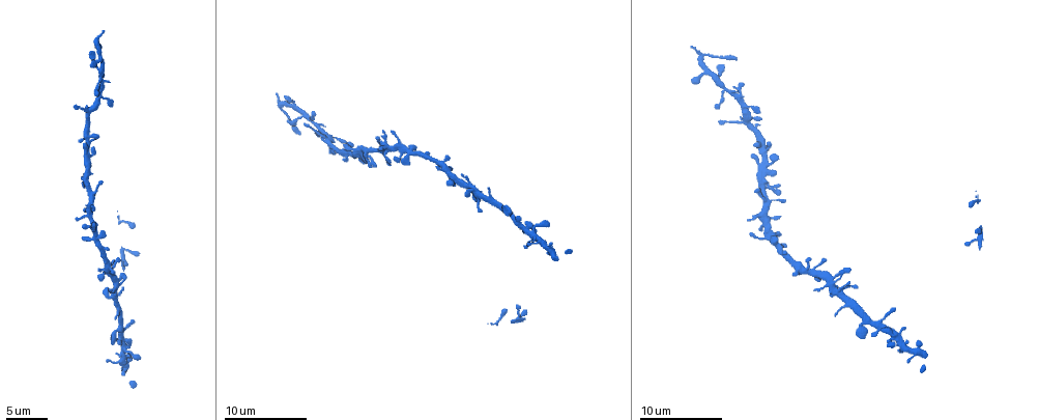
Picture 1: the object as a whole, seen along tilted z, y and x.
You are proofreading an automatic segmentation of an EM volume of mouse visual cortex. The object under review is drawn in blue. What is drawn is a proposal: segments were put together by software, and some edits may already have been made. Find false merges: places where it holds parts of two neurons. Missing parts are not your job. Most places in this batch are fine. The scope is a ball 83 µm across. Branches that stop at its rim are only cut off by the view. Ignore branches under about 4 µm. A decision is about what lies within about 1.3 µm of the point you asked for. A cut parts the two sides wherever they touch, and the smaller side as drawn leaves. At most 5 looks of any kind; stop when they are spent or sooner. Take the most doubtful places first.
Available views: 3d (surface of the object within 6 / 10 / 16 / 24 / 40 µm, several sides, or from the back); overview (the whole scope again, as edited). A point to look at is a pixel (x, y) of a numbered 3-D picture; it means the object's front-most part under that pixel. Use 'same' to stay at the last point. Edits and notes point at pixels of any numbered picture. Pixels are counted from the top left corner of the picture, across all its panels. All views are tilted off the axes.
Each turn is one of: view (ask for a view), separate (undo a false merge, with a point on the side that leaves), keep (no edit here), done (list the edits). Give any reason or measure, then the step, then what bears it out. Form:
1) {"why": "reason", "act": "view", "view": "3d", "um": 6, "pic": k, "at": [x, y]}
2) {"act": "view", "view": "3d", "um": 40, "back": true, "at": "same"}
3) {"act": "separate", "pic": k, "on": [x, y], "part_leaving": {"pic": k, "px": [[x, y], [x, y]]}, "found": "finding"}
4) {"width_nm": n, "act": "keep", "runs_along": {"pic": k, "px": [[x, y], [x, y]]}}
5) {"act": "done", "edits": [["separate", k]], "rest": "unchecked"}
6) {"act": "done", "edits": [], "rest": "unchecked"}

{"act": "view", "view": "3d", "um": 6, "pic": 1, "at": [89, 110]}

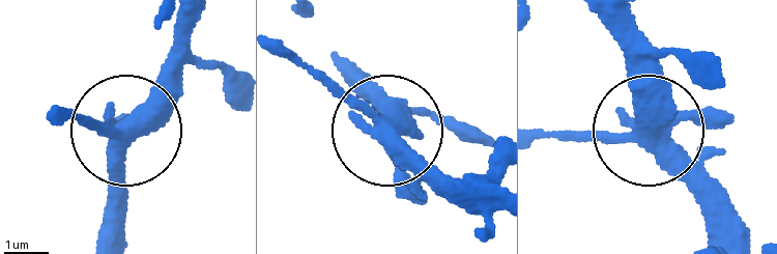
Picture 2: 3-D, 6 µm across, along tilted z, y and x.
{"arms": 4, "act": "keep", "runs_along": {"pic": 2, "px": [[743, 236], [717, 181], [657, 130], [535, 132]]}, "found": "one neuron here"}

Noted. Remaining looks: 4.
{"why": "four arms meet", "act": "view", "view": "3d", "um": 6, "pic": 1, "at": [879, 322]}

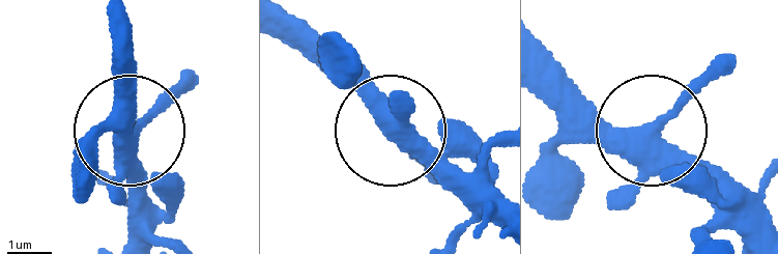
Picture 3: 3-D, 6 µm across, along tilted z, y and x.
{"act": "view", "view": "3d", "um": 6, "back": true, "pic": 3, "at": [654, 141]}

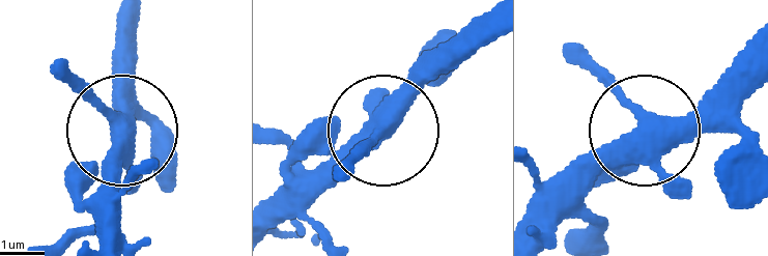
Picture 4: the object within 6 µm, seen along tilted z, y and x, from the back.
{"arms": 4, "act": "keep", "runs_along": {"pic": 4, "px": [[750, 62], [541, 198]]}, "found": "all the same neuron"}

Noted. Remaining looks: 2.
{"why": "narrows sharply", "act": "view", "view": "3d", "um": 10, "pic": 1, "at": [313, 124]}

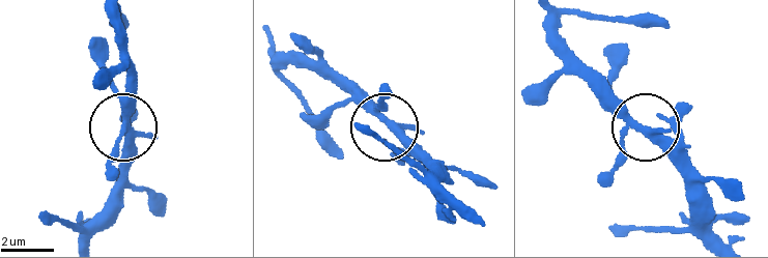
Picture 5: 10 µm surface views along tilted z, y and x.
{"why": "other side", "act": "view", "view": "3d", "um": 10, "back": true, "pic": 5, "at": [643, 128]}

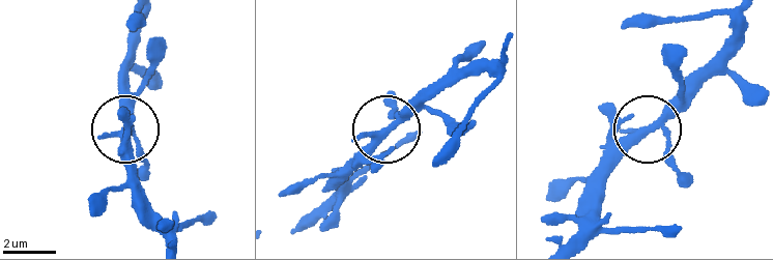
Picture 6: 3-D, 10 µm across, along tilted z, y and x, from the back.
{"width_nm": 260, "act": "keep", "found": "all the same neuron"}

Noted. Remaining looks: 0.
{"act": "done", "edits": [], "rest": "unchecked"}

